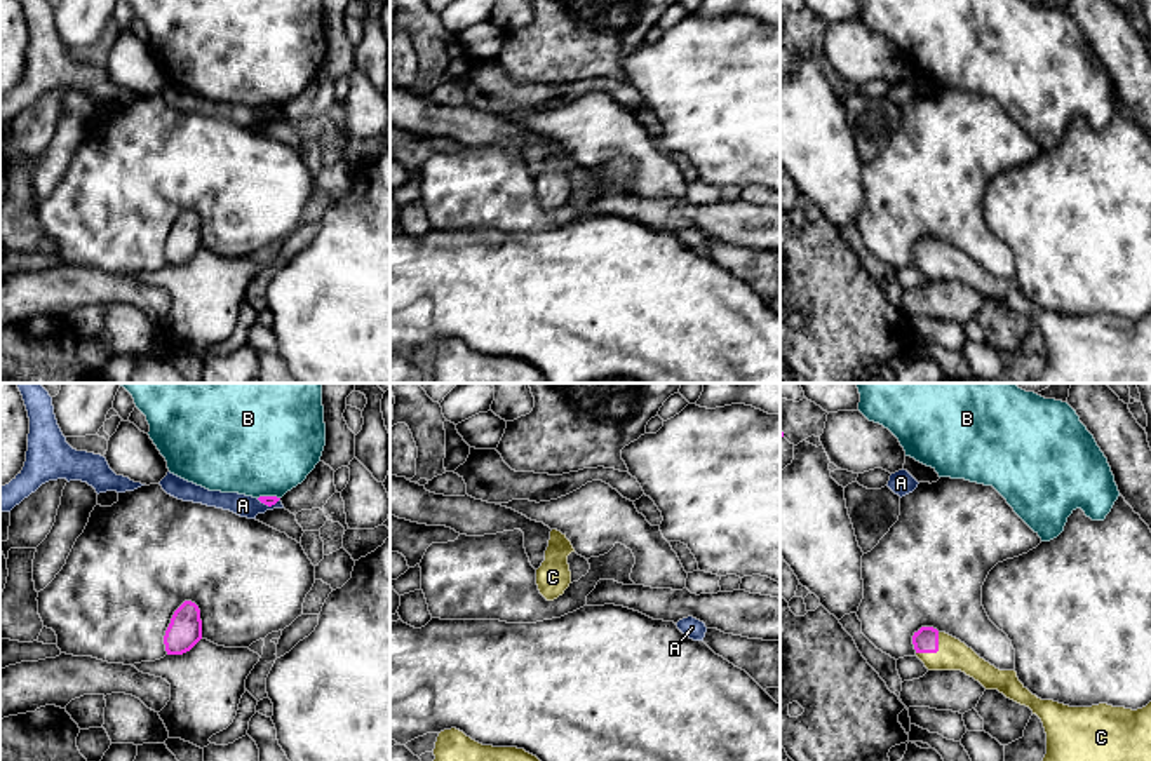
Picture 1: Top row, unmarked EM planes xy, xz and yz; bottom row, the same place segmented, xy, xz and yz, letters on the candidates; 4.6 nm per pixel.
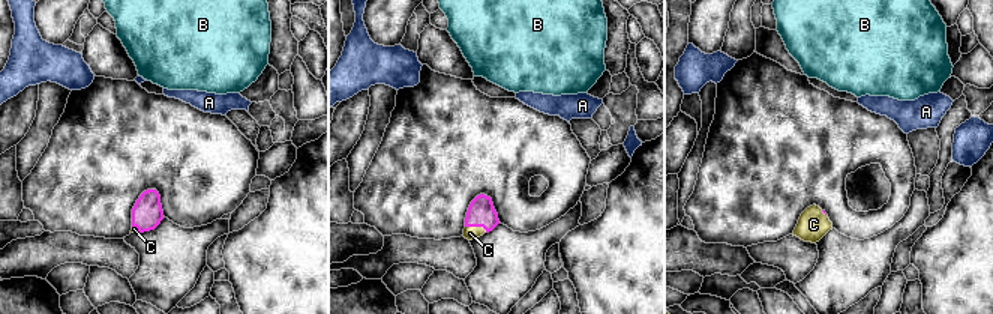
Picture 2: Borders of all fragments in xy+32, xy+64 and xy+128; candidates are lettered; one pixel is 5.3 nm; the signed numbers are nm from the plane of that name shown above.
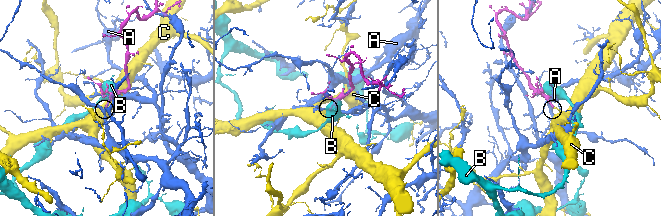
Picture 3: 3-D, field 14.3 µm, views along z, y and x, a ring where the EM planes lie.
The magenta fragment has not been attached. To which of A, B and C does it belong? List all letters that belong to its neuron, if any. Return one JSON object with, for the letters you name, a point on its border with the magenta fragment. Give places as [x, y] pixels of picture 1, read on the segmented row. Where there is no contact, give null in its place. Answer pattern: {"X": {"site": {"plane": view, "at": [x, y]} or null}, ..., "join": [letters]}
{"C": {"site": {"plane": "yz", "at": [935, 652]}}, "join": ["C"]}

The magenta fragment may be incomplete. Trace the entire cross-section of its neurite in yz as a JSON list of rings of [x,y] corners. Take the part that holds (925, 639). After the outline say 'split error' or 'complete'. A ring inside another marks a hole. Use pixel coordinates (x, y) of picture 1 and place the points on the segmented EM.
[[[921,627],[912,636],[916,657],[928,670],[961,670],[979,681],[986,690],[998,690],[1006,698],[1026,705],[1036,714],[1047,733],[1043,761],[1151,761],[1151,702],[1137,710],[1099,704],[1092,707],[1069,707],[1033,695],[1017,677],[1015,670],[1000,670],[959,639]]] | split error

